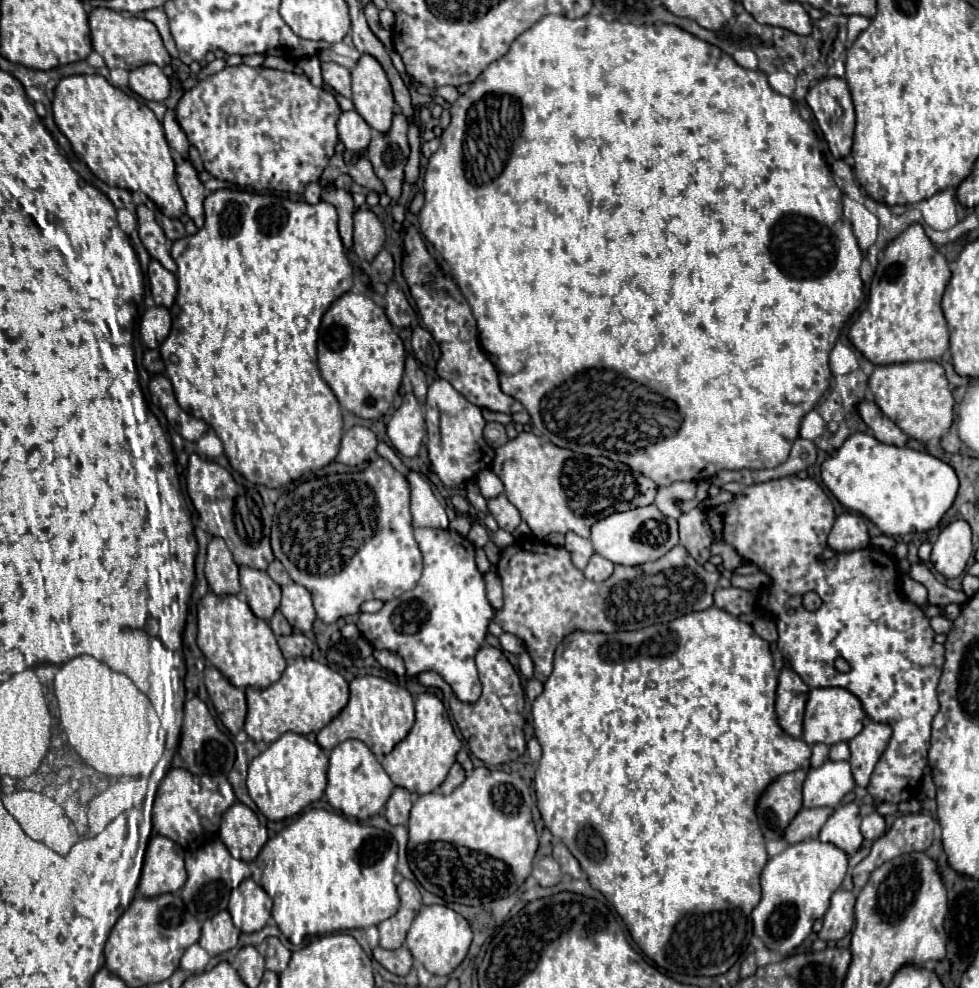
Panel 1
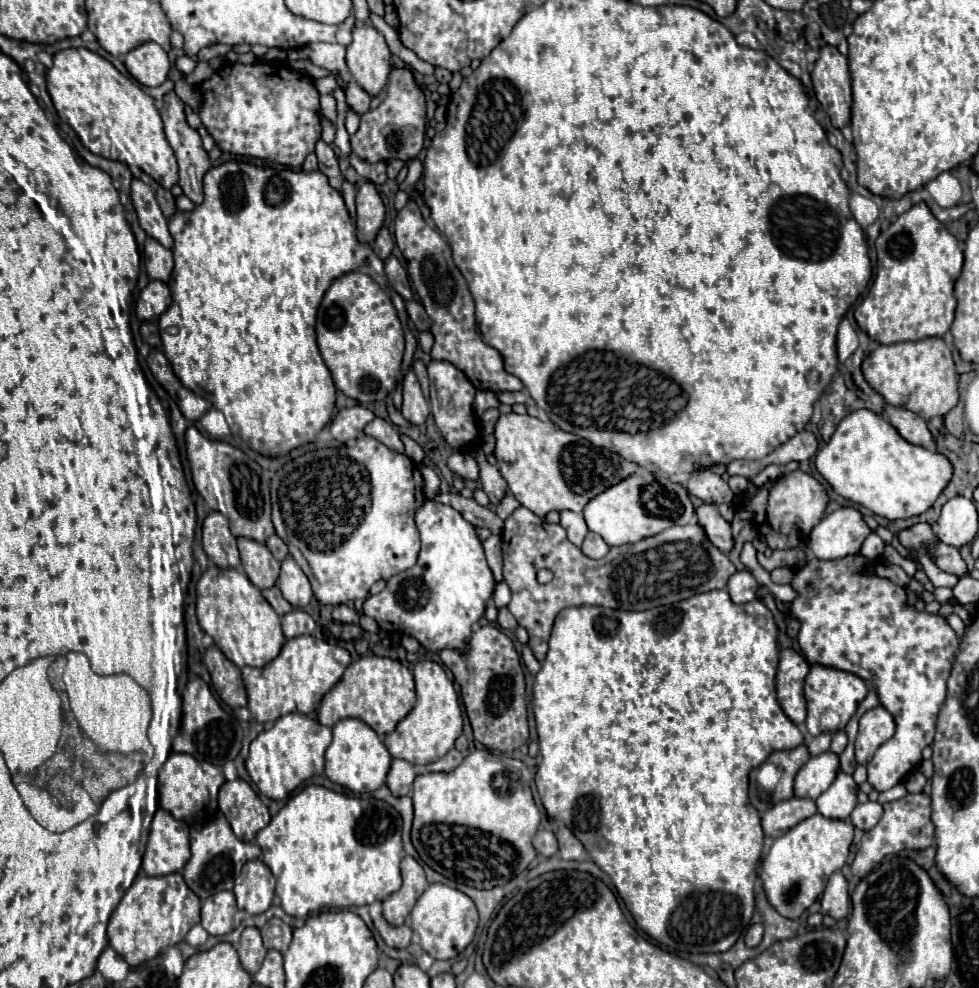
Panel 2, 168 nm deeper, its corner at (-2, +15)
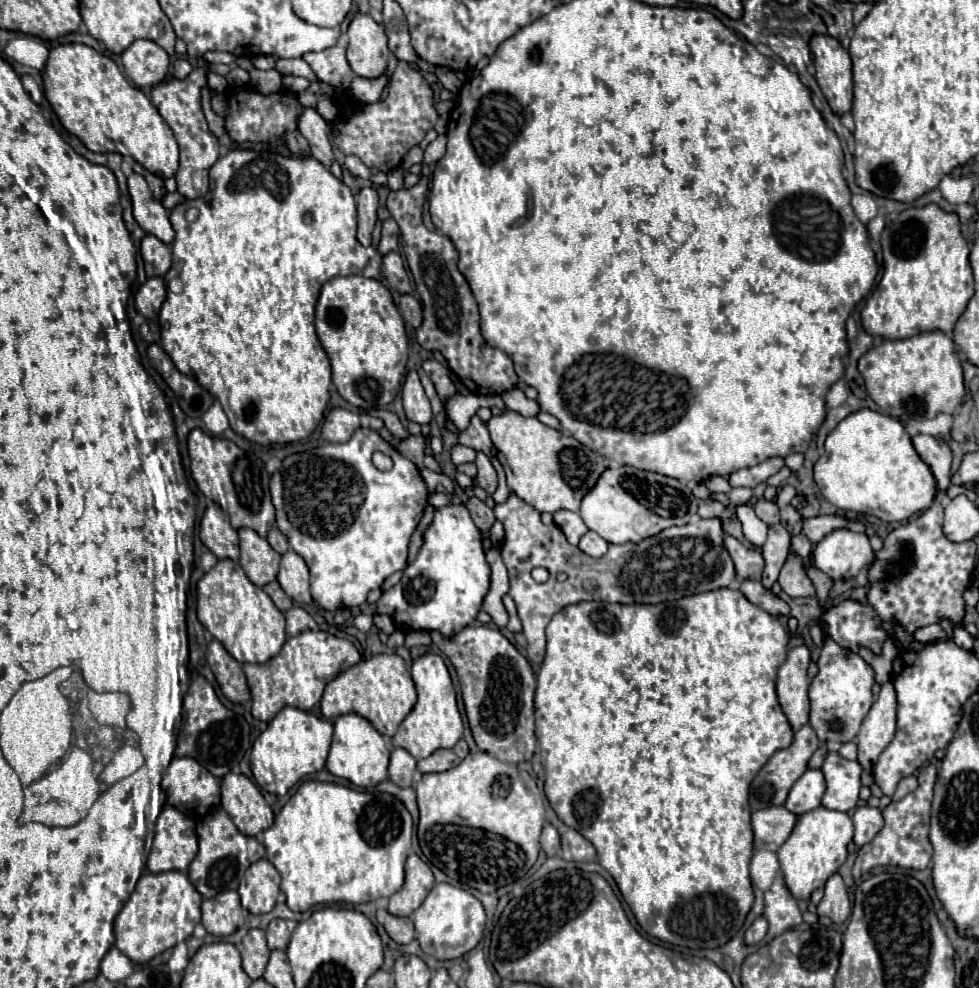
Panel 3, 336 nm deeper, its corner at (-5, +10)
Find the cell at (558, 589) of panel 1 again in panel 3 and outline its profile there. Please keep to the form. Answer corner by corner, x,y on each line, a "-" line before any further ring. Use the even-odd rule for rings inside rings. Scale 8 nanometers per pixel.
510,495
504,505
496,505
494,513
506,529
502,561
510,575
508,593
516,601
518,617
524,625
524,637
528,639
528,659
534,665
544,661
546,625
554,613
562,611
566,605
576,605
582,601
656,605
730,587
730,583
736,579
734,563
724,549
724,531
718,519
702,519
698,523
670,527
640,543
610,545
602,559
592,559
578,547
570,545
554,523
544,525
540,513
516,495
-
534,567
546,567
550,579
546,583
536,583
530,575

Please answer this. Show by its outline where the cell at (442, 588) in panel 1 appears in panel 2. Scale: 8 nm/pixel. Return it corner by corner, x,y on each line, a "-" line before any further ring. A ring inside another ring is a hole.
427,500
417,510
415,524
417,524
419,538
421,538
421,550
419,550
415,566
389,578
383,592
367,598
363,612
367,616
375,618
375,622
379,624
381,630
413,636
421,642
423,648
427,648
431,652
439,652
443,648
461,650
467,646
467,640
471,638
471,626
483,616
485,602
491,598
491,594
495,590
495,580
487,566
481,540
477,538
475,526
471,522
467,522
455,508
433,502
433,500

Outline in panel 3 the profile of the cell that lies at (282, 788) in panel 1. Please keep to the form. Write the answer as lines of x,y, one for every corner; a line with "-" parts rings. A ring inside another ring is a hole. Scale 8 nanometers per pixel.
284,707
252,745
250,769
258,787
274,795
286,795
302,777
322,771
332,745
332,735
334,727
330,721
318,719
308,711

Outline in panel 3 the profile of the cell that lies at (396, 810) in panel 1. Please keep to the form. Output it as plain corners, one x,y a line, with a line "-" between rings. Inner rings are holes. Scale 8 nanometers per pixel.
392,749
388,777
398,787
412,787
416,773
416,759
406,749

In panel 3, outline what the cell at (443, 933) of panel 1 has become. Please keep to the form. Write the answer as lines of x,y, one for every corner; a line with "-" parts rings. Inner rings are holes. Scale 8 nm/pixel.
438,883
424,899
424,903
412,913
412,921
422,951
438,961
446,961
446,959
458,959
478,945
486,923
486,913
482,903
468,891
448,883

